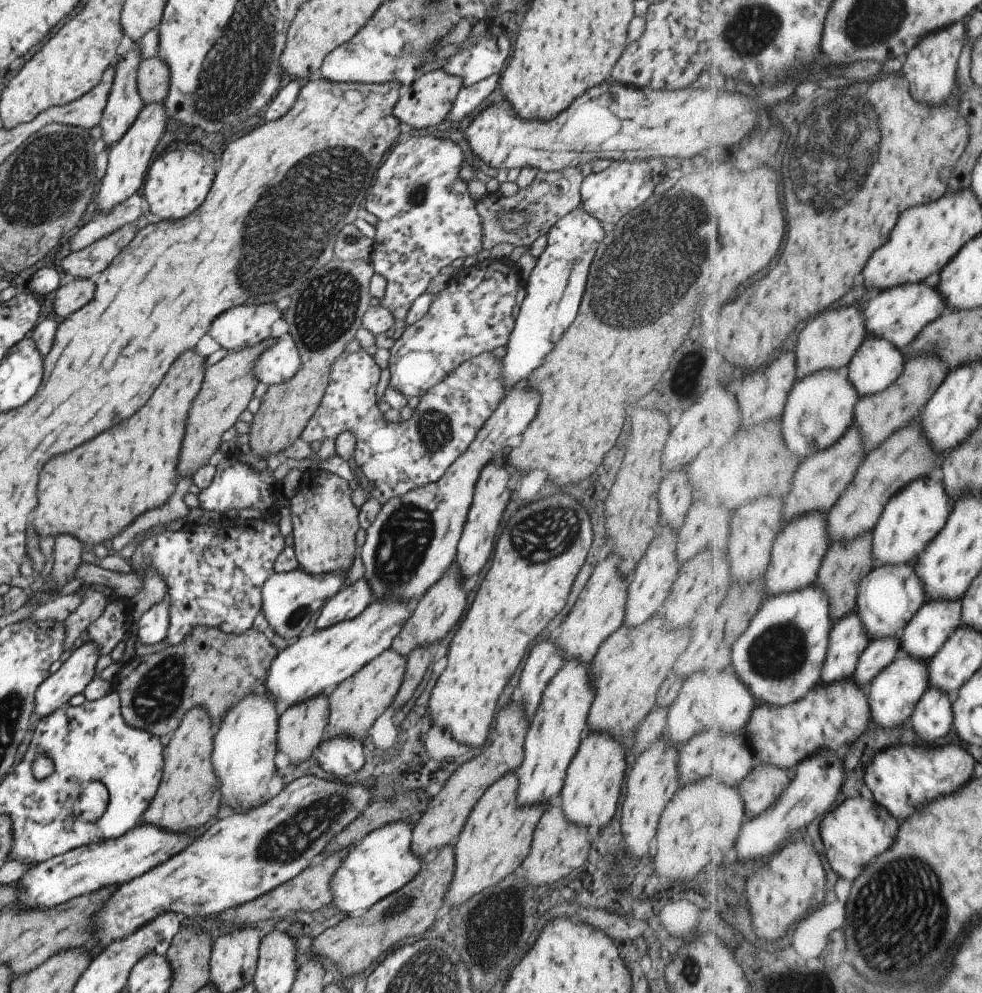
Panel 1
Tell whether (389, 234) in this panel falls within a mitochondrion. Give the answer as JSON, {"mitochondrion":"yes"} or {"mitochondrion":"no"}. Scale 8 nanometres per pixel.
{"mitochondrion":"no"}

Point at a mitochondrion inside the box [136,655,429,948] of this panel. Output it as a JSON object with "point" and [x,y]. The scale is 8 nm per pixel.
{"point":[285,843]}

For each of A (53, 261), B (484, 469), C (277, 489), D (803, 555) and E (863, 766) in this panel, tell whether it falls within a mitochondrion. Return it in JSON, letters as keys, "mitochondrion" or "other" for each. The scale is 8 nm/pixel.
{"A":"other","B":"other","C":"other","D":"other","E":"other"}

